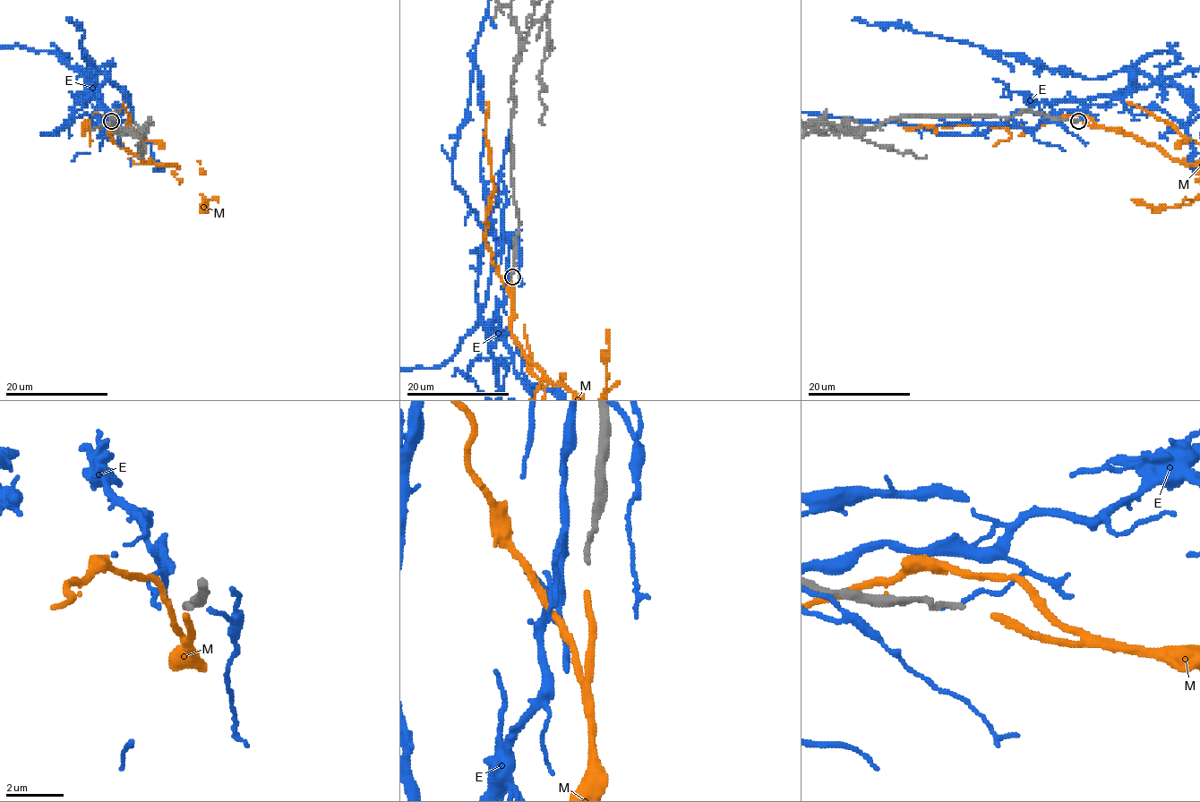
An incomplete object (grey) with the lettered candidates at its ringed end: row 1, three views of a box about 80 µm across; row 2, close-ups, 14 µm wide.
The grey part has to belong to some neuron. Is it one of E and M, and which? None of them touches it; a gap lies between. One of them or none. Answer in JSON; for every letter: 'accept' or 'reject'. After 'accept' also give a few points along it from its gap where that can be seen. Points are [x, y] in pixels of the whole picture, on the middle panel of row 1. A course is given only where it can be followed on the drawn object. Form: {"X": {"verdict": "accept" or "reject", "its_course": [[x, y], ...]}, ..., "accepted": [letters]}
{"E": {"verdict": "reject"}, "M": {"verdict": "accept"}, "accepted": ["M"]}

